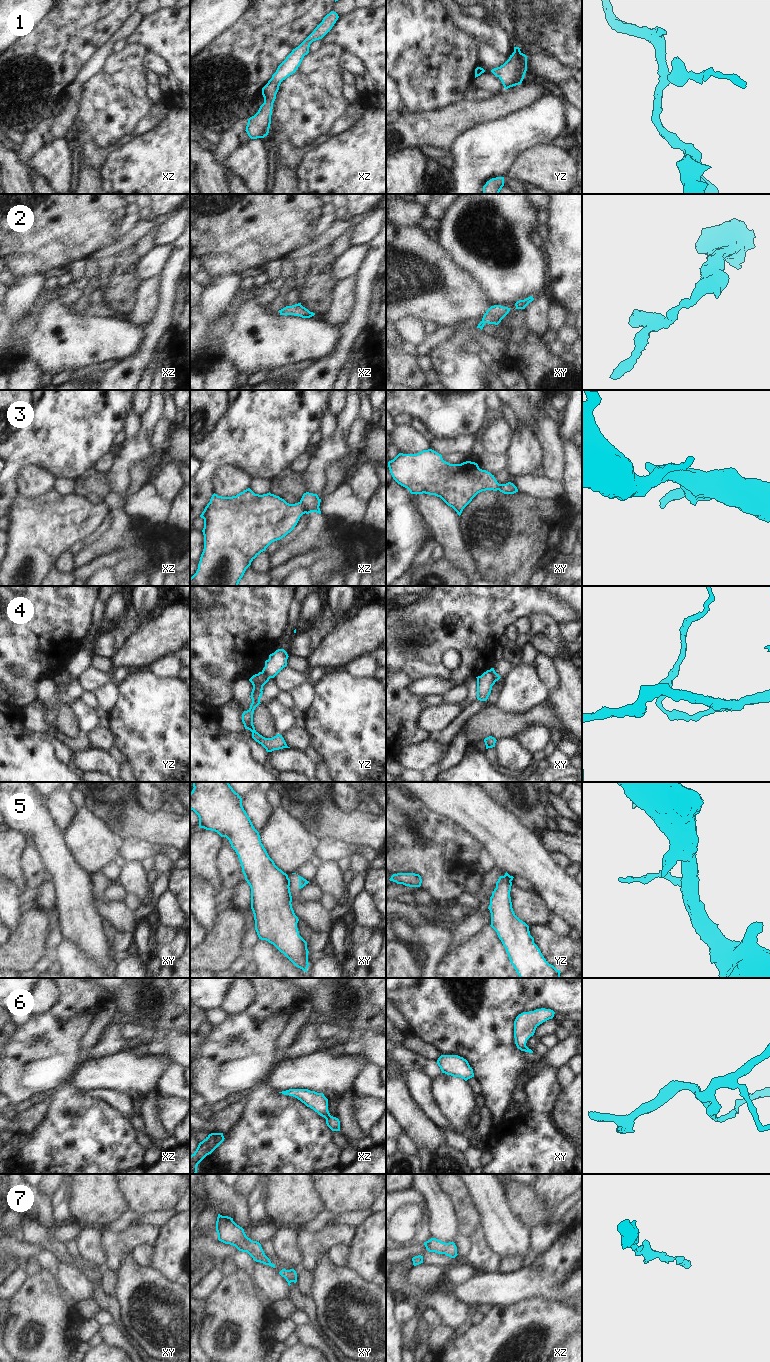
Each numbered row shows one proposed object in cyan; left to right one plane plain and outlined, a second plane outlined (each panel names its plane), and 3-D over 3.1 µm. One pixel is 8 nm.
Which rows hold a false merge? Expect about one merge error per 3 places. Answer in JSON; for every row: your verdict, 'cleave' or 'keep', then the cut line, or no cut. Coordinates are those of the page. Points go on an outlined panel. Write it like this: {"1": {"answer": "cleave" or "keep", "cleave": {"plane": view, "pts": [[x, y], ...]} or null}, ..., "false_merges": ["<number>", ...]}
{"1": {"answer": "keep", "cleave": null}, "2": {"answer": "keep", "cleave": null}, "3": {"answer": "cleave", "cleave": {"plane": "xz", "pts": [[299, 502], [306, 512]]}}, "4": {"answer": "cleave", "cleave": {"plane": "xy", "pts": [[489, 670], [495, 681]]}}, "5": {"answer": "cleave", "cleave": {"plane": "xy", "pts": [[287, 877], [289, 885]]}}, "6": {"answer": "keep", "cleave": null}, "7": {"answer": "keep", "cleave": null}, "false_merges": ["3", "4", "5"]}

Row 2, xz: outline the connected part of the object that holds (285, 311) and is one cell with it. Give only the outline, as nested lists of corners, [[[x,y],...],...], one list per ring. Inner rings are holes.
[[[301,303],[292,305],[292,306],[286,306],[285,308],[279,310],[280,315],[294,315],[294,316],[300,316],[302,318],[310,318],[315,315],[315,313],[310,312],[308,309],[303,307]]]

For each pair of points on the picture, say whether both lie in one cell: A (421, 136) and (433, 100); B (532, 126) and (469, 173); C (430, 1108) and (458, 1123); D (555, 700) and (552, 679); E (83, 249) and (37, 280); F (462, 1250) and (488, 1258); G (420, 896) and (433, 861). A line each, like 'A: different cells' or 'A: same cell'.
A: different cells
B: same cell
C: different cells
D: different cells
E: different cells
F: different cells
G: different cells

